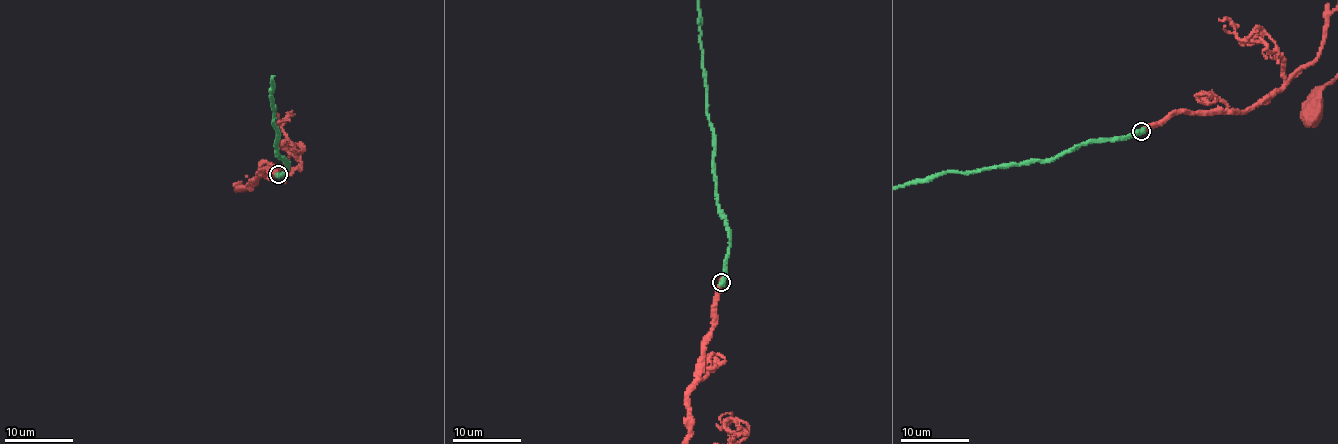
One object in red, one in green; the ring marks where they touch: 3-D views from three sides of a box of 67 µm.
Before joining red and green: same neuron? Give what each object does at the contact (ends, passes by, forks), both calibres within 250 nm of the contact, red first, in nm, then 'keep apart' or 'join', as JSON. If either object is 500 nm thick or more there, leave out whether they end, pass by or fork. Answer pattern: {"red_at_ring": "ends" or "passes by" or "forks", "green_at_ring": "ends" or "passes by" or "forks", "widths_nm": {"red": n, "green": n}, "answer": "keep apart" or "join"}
{"widths_nm": {"red": 480, "green": 600}, "answer": "keep apart"}

